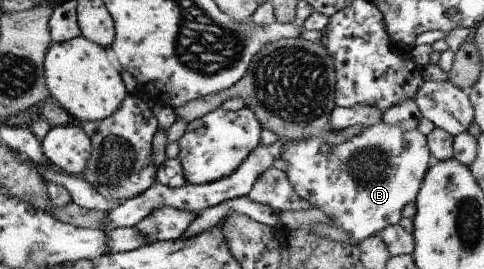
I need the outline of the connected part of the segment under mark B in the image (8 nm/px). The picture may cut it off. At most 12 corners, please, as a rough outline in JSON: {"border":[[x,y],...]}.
{"border":[[380,122],[289,141],[296,193],[358,245],[400,223],[433,164]]}

